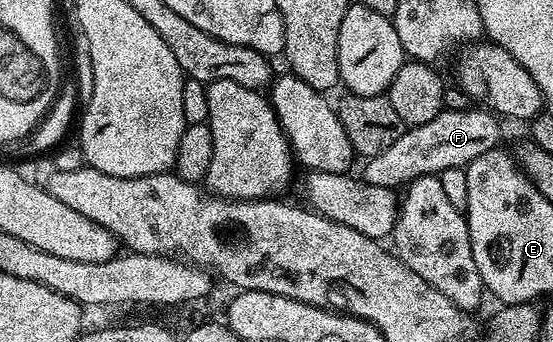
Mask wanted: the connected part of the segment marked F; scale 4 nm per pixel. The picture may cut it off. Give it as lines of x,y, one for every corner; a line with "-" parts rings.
477,105
470,106
467,111
443,110
435,121
405,130
399,141
383,149
383,153
368,156
364,160
364,182
371,187
399,189
424,175
440,176
442,171
452,167
466,168
475,157
494,150
500,144
497,143
501,139
500,122
502,120
494,112

